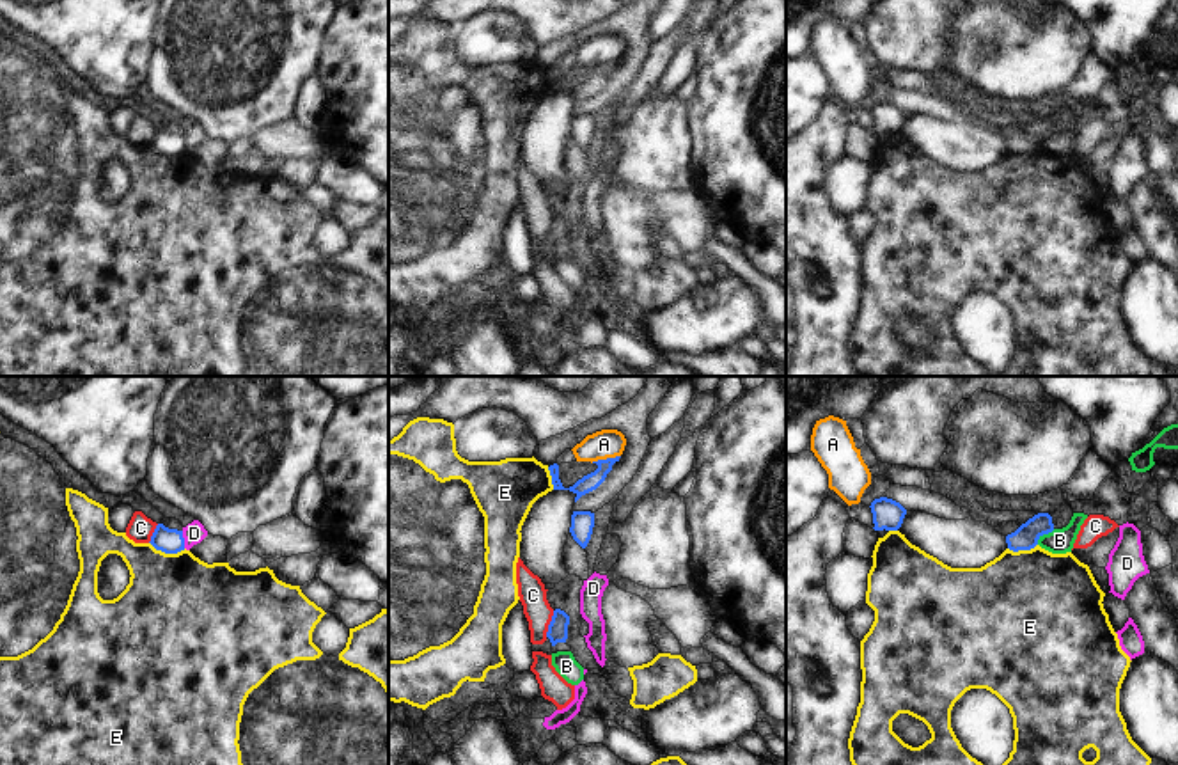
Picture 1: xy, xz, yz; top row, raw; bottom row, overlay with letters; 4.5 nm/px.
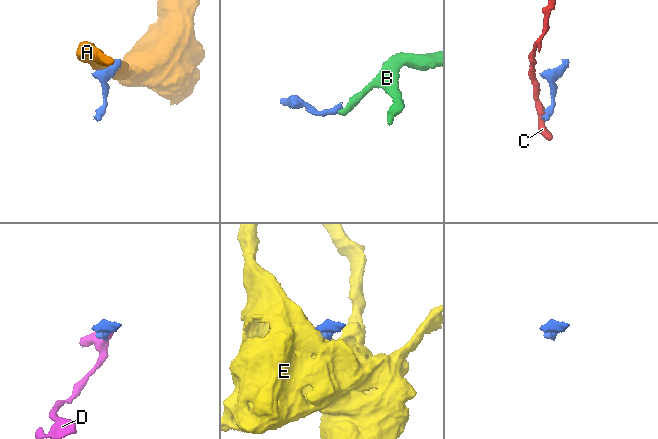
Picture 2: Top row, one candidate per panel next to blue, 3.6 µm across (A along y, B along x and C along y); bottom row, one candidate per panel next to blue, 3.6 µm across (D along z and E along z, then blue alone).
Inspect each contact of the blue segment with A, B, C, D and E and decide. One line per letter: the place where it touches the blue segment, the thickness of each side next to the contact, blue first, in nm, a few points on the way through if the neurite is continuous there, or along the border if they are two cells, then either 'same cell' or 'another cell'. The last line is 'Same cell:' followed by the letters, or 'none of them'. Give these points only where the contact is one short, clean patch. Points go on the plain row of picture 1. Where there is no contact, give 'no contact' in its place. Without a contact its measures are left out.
A: xz (607, 61) | 80/130 nm | along xz (620, 57), (591, 64) | another cell
B: yz (1044, 135) | 110/110 nm | along yz (1054, 132), (1045, 135), (1036, 146) | another cell
C: xz (550, 226) | 100/130 nm | along xz (554, 213), (545, 238) | another cell
D: xy (183, 142) | 110/100 nm | along xy (181, 134), (185, 149) | another cell
E: xy (167, 155) | 110/480 nm | along xy (149, 144), (165, 155), (185, 151) | another cell
Same cell: none of them

